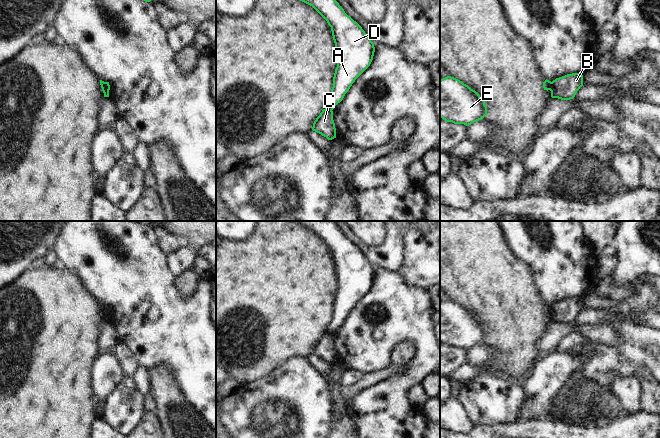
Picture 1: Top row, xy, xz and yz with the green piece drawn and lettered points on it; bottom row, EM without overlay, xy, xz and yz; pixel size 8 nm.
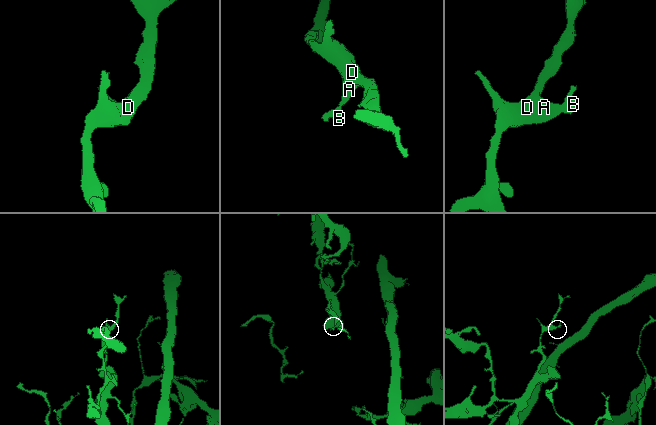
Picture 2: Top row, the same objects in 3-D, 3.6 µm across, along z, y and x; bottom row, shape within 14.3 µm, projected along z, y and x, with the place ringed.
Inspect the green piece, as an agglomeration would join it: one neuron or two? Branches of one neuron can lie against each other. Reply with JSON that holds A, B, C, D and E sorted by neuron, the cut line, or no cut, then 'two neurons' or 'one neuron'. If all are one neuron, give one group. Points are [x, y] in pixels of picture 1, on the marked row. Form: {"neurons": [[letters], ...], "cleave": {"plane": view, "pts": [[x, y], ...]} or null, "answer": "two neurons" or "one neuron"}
{"neurons": [["A", "D", "E"], ["B", "C"]], "cleave": {"plane": "yz", "pts": [[552, 82], [550, 90]]}, "answer": "two neurons"}

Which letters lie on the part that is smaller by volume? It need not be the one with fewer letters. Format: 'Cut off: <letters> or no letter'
Cut off: B, C

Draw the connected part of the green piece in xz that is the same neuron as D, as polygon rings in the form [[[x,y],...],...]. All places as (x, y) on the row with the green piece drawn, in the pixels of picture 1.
[[[336,0],[300,1],[312,6],[331,27],[337,67],[327,108],[333,110],[355,80],[370,66],[375,52],[374,43]]]

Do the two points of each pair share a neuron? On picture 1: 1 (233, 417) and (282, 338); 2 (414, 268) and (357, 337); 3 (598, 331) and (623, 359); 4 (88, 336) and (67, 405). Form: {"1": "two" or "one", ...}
{"1": "two", "2": "two", "3": "two", "4": "one"}

